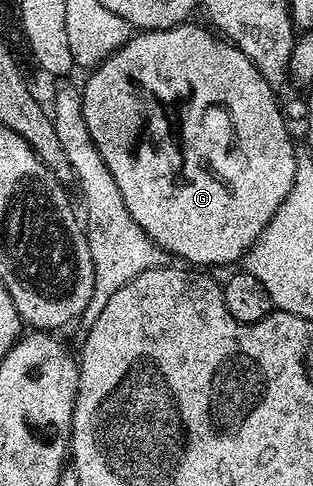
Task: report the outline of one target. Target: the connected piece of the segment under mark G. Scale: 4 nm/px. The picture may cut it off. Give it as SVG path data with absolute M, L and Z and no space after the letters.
M191 24L173 25L168 29L145 29L128 36L120 49L114 49L104 61L88 72L91 74L88 75L87 82L81 85L81 102L85 127L88 128L92 143L115 180L124 207L149 240L165 254L180 257L183 260L180 262L191 267L227 265L230 261L238 262L250 249L285 195L295 185L297 154L295 145L291 142L291 133L287 130L287 121L275 102L276 90L263 78L261 71L257 71L257 67L253 67L248 57L230 41L216 35L210 28L202 29L199 25Z

